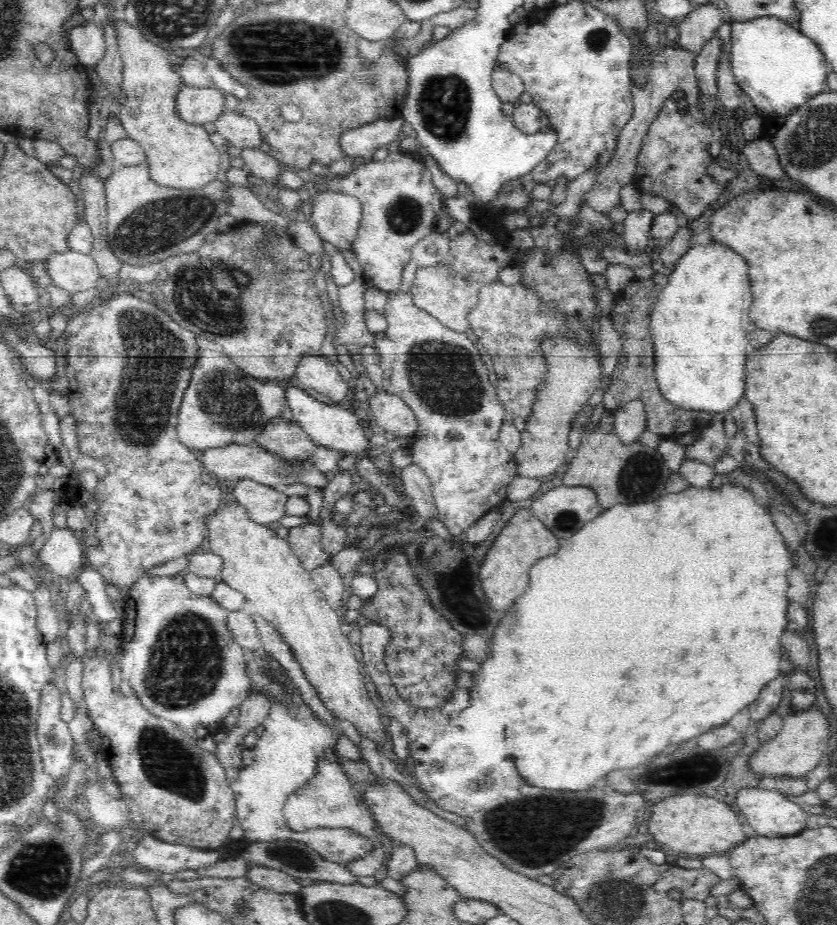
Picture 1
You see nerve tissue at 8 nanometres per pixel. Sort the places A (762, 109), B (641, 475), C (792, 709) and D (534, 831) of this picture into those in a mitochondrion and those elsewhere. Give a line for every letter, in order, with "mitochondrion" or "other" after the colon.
A: other
B: mitochondrion
C: other
D: mitochondrion

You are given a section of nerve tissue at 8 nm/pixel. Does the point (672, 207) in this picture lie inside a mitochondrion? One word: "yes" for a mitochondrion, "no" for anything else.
no

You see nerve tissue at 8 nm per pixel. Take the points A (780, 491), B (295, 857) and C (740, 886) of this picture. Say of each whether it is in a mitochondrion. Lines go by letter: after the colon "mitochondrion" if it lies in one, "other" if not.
A: other
B: mitochondrion
C: other

